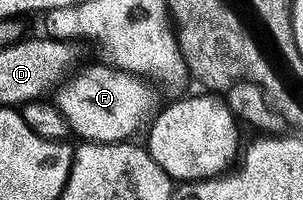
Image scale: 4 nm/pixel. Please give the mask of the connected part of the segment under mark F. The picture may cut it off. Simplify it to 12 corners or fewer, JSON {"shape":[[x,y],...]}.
{"shape":[[107,62],[69,75],[56,109],[81,141],[119,144],[155,87]]}

